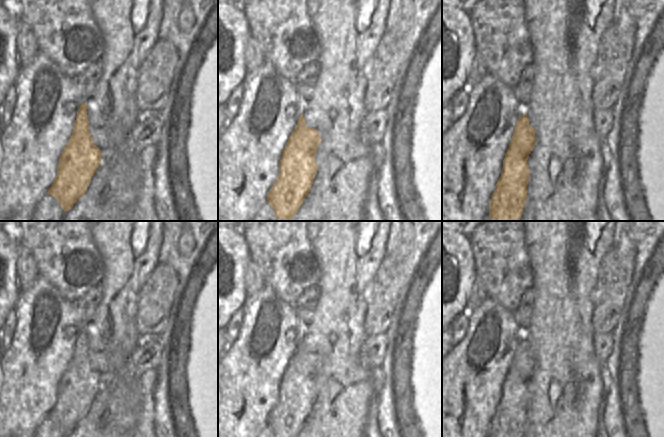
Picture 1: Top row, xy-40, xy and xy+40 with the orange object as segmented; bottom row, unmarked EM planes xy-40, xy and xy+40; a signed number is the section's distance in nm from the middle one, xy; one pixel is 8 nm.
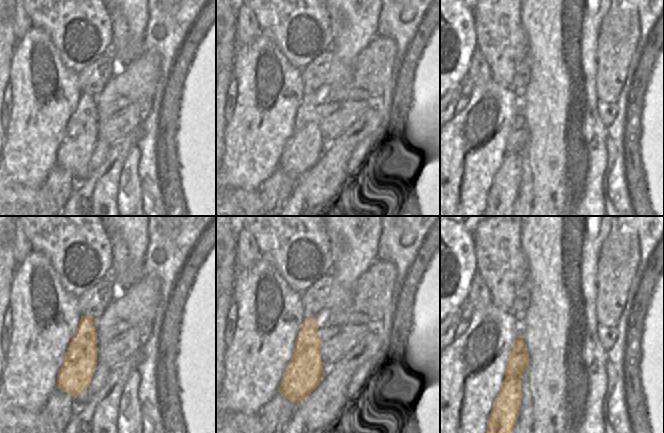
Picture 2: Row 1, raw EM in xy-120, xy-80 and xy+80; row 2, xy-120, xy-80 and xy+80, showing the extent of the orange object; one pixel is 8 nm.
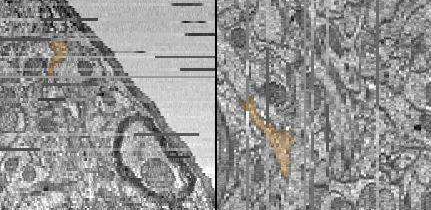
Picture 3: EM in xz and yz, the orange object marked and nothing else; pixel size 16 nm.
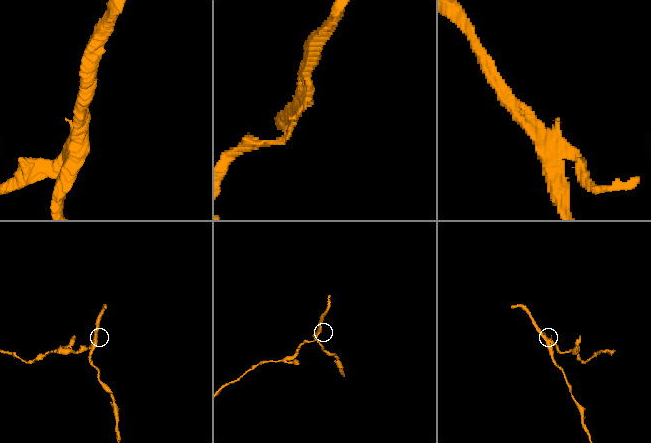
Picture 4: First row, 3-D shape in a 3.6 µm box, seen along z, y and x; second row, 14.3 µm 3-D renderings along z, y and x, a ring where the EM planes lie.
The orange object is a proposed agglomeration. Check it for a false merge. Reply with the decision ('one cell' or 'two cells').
two cells

